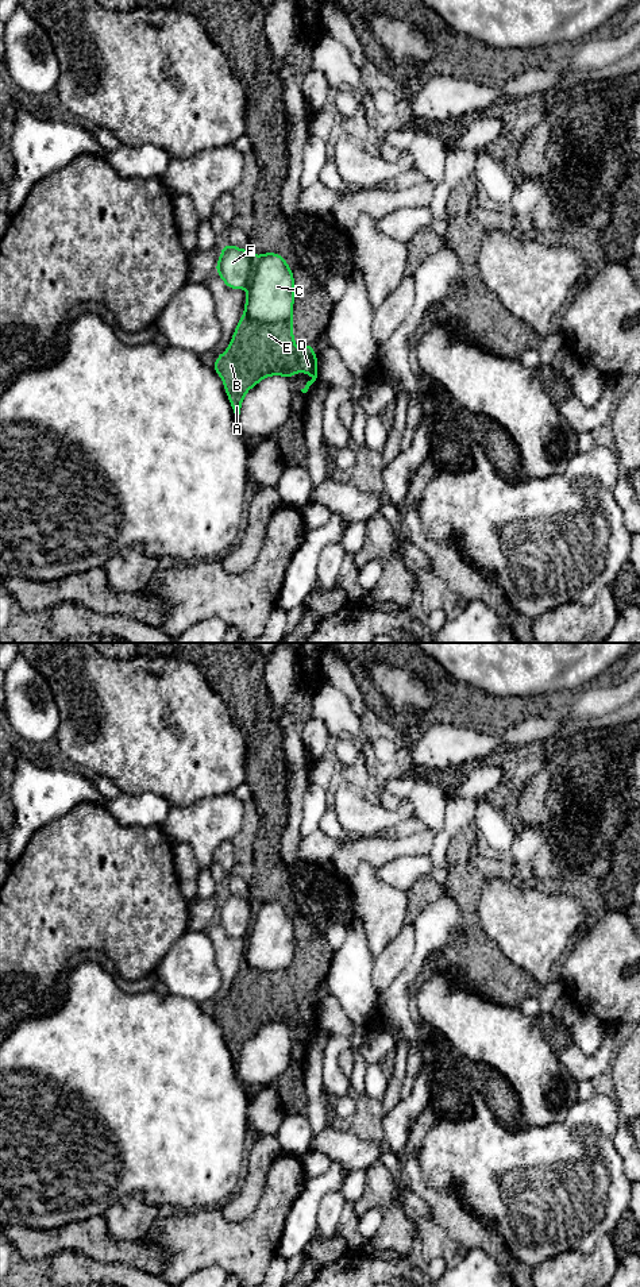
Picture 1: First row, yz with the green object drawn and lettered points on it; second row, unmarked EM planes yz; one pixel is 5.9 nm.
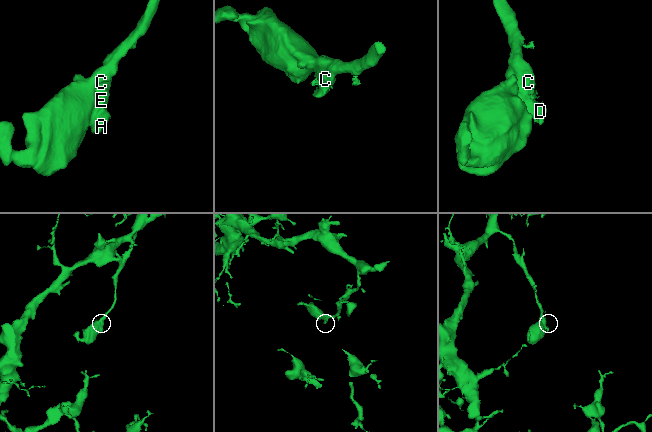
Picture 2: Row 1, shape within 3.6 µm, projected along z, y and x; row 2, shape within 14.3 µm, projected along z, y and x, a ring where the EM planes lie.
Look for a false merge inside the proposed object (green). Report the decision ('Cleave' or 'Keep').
Cleave

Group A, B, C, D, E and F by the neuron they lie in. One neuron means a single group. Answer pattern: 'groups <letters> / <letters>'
groups A B D E / C F

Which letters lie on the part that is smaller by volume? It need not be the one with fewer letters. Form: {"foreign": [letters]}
{"foreign": ["A", "B", "D", "E"]}

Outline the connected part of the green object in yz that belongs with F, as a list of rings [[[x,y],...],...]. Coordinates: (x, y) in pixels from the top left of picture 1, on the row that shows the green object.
[[[224,244],[216,265],[216,273],[230,289],[246,289],[247,300],[244,315],[262,323],[286,320],[294,304],[294,278],[284,257],[275,253],[265,253],[259,257],[252,250],[242,250],[232,244]]]

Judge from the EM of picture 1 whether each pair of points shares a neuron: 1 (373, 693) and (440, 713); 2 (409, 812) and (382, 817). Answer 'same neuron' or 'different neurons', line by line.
1: same neuron
2: same neuron

